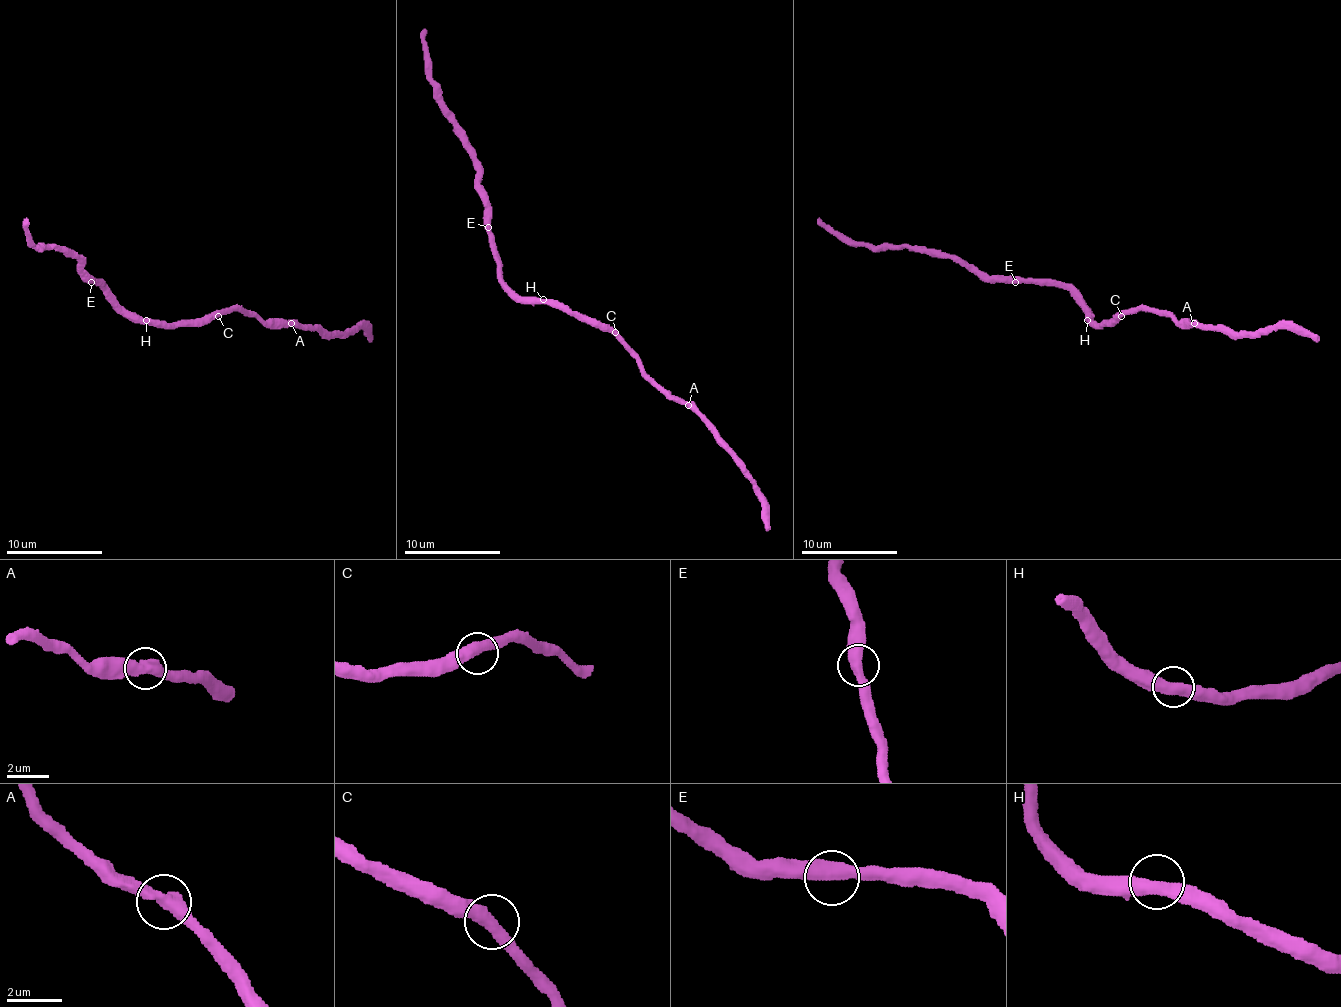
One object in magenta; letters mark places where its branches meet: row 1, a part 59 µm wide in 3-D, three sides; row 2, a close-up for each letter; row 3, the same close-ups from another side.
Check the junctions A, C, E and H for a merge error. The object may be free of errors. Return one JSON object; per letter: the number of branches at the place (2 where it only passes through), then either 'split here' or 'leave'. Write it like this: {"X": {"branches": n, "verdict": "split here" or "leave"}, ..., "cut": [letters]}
{"A": {"branches": 2, "verdict": "leave"}, "C": {"branches": 2, "verdict": "leave"}, "E": {"branches": 2, "verdict": "leave"}, "H": {"branches": 2, "verdict": "leave"}, "cut": []}

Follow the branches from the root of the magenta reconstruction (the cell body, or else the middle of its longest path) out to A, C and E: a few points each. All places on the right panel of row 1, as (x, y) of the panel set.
A: (1092, 320), (1114, 323), (1123, 313), (1166, 311), (1176, 320), (1193, 323)
C: (1092, 320), (1109, 323), (1121, 316)
E: (1092, 320), (1092, 313), (1066, 287), (1015, 282)

